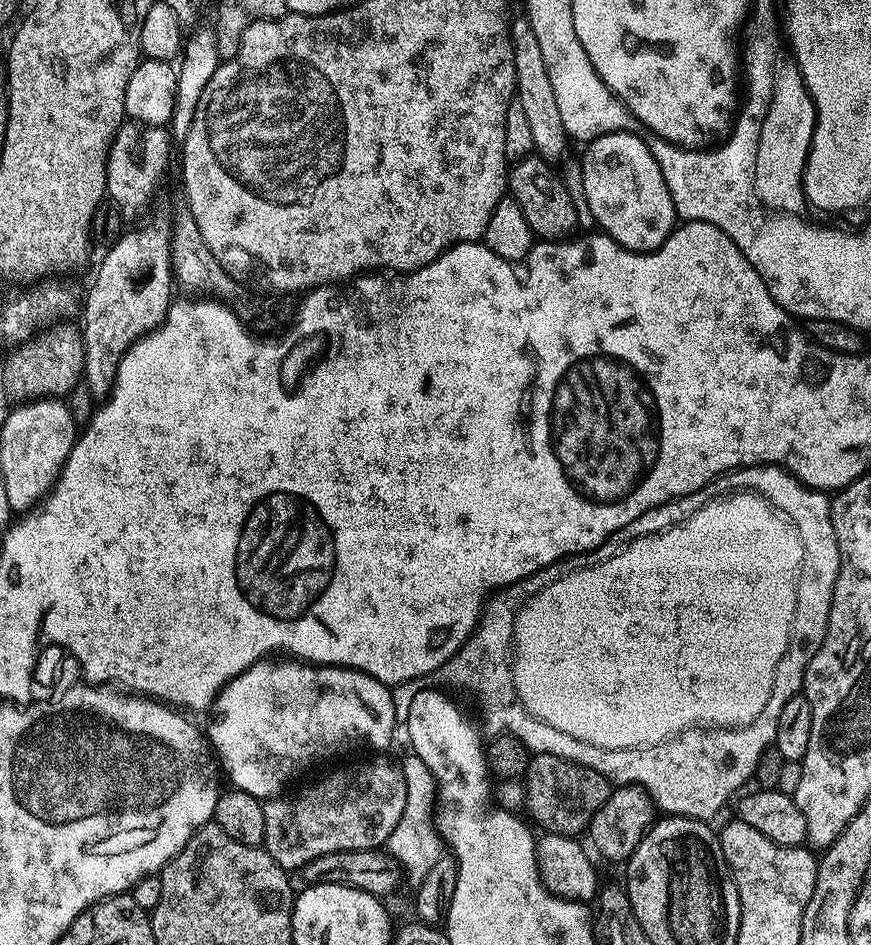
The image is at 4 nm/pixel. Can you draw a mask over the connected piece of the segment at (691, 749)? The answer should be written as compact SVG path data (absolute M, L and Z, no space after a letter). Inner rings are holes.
M745 466L739 470L733 470L708 484L702 490L691 492L688 496L673 498L661 508L650 510L642 514L634 522L630 522L626 527L618 529L612 533L599 548L592 549L587 554L581 554L575 558L560 560L557 564L551 564L548 568L543 568L526 580L521 580L519 584L503 589L499 594L493 595L487 601L486 607L481 615L479 625L473 632L471 639L463 644L444 664L444 676L452 676L452 680L468 680L469 693L478 695L484 699L485 712L492 719L492 724L496 730L503 730L512 736L516 736L528 748L529 753L554 754L567 760L578 762L582 766L590 766L598 770L613 785L623 786L634 784L644 789L653 805L657 809L661 808L661 813L669 816L689 816L691 820L711 821L711 816L716 816L724 808L724 803L735 797L741 791L747 780L751 781L756 774L756 767L764 752L769 751L776 743L776 731L778 730L778 714L782 714L782 706L790 702L790 698L797 695L803 689L804 675L808 669L810 658L822 646L826 638L828 629L828 611L832 605L832 595L836 589L836 579L840 573L840 551L836 541L836 531L832 525L832 506L829 497L823 491L808 487L801 480L796 479L791 472L785 472L779 466ZM687 732L737 732L736 740L676 740L679 736L684 736Z

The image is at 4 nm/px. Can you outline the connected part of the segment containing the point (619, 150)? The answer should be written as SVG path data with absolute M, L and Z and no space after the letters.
M615 132L591 141L585 148L588 149L580 164L580 180L584 183L584 200L593 218L600 223L599 231L632 252L652 252L661 248L673 228L677 227L678 217L666 178L662 178L662 170L644 139L633 132Z

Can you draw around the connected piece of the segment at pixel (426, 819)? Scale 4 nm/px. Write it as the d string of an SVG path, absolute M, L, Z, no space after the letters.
M408 754L405 758L402 771L406 782L406 810L402 810L402 818L398 818L398 826L394 826L390 834L386 852L402 872L404 867L405 874L412 882L418 882L430 874L430 866L434 866L434 862L438 862L442 855L442 841L434 823L436 780L430 774L426 762L414 754Z

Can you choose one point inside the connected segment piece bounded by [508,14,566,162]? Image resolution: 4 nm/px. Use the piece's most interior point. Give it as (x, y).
(533, 91)

